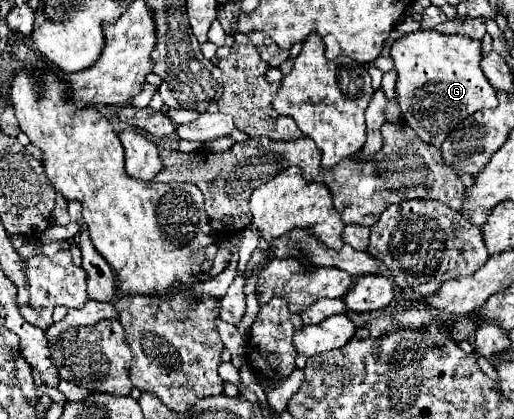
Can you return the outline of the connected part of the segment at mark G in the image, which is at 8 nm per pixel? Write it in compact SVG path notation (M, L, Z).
M436 30L404 34L390 48L398 72L396 96L404 122L420 136L422 142L442 146L450 134L450 124L462 122L482 108L496 108L498 98L492 84L480 70L480 42L468 36L448 36Z

